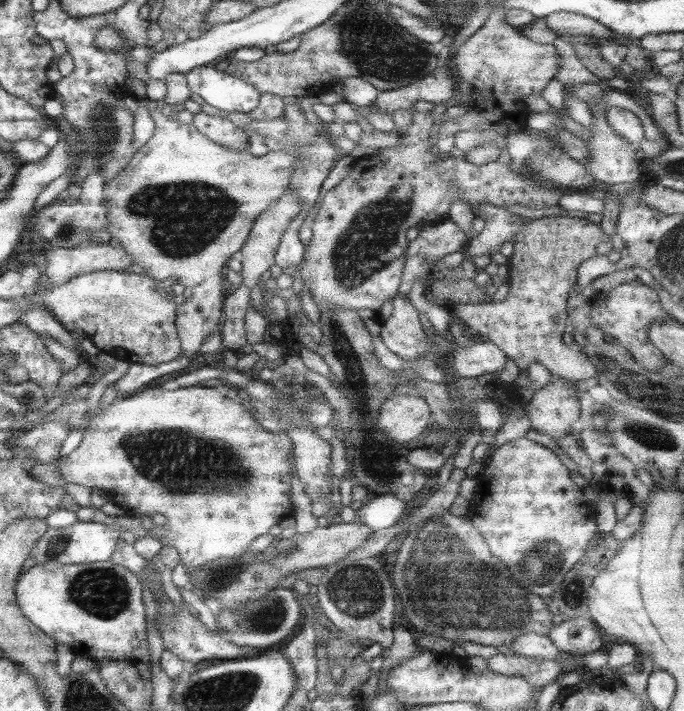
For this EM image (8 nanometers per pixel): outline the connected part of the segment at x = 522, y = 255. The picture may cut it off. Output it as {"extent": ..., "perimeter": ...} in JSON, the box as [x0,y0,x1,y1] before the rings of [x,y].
{"extent":[448,215,606,381],"perimeter":[[[565,215],[542,217],[522,223],[511,238],[513,256],[509,264],[509,291],[504,301],[501,303],[451,304],[448,306],[450,315],[462,326],[475,330],[475,334],[479,334],[481,338],[485,338],[500,348],[501,352],[515,362],[515,366],[519,368],[518,374],[536,362],[543,368],[547,368],[552,376],[561,377],[566,381],[595,378],[595,366],[579,350],[565,345],[561,340],[561,334],[568,330],[566,304],[568,293],[576,284],[577,267],[583,260],[596,254],[597,244],[606,238],[603,233],[597,224],[589,223],[584,219],[568,218]]]}

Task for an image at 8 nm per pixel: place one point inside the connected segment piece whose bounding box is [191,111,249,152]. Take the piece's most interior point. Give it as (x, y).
(219, 130)

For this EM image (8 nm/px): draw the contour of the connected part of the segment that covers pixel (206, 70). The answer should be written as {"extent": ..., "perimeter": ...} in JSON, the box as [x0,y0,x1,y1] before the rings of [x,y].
{"extent":[183,65,260,112],"perimeter":[[[208,65],[195,67],[183,74],[189,92],[221,112],[253,110],[260,94],[243,80]]]}

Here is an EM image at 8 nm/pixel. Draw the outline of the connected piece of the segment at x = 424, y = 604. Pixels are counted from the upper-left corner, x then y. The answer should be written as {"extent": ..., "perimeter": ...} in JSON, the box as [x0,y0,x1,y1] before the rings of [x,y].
{"extent":[389,508,553,652],"perimeter":[[[447,508],[409,528],[405,536],[398,539],[395,552],[389,559],[393,564],[389,582],[395,594],[393,600],[396,600],[392,628],[400,626],[410,634],[425,634],[453,642],[458,639],[508,652],[513,638],[531,633],[546,636],[553,626],[553,614],[549,612],[541,597],[523,588],[507,567],[497,558],[493,558],[483,538],[467,517],[453,515]]]}

